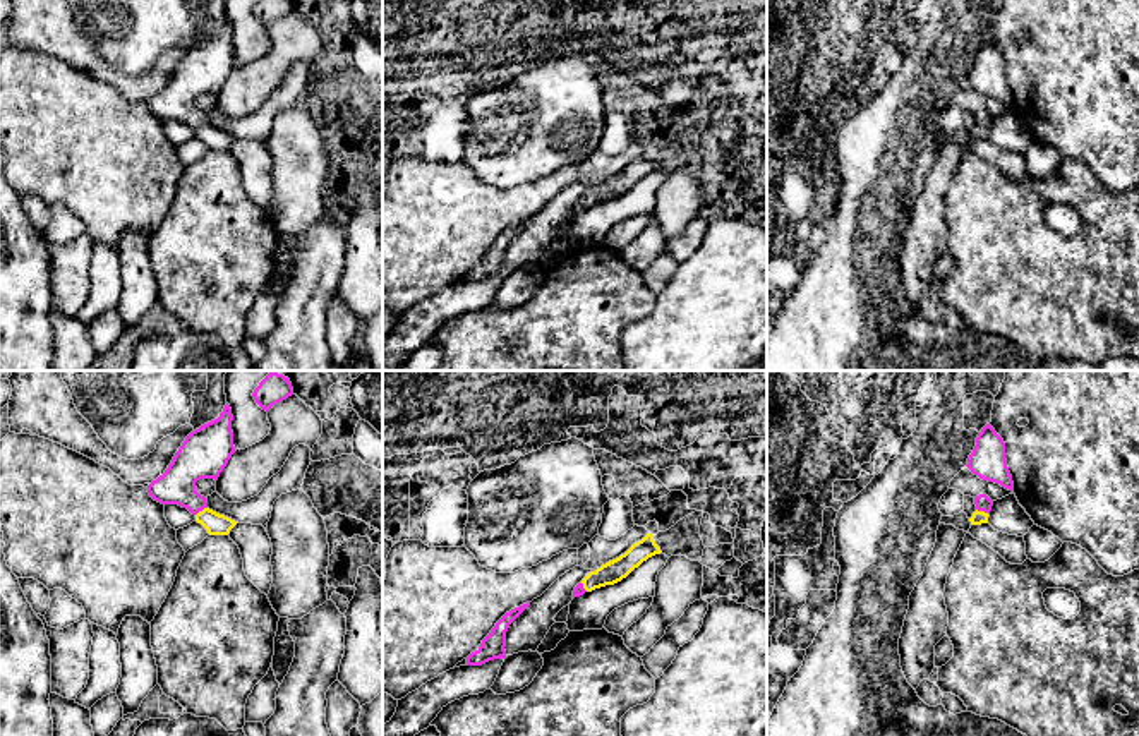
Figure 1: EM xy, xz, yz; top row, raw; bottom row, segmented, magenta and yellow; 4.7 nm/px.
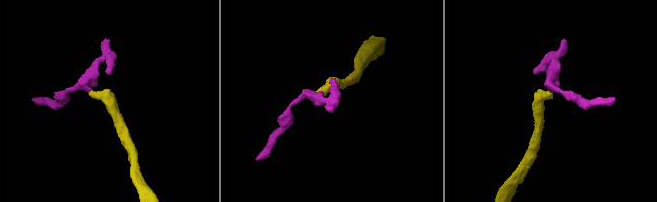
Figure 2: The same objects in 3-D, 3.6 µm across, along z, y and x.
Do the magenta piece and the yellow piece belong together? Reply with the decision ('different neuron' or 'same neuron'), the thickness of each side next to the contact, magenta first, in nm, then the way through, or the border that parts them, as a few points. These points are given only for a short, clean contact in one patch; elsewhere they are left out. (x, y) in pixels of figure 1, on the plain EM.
same neuron; calibres 200 and 100 nm; way xy (199, 72), (187, 112), (201, 126), (215, 139)

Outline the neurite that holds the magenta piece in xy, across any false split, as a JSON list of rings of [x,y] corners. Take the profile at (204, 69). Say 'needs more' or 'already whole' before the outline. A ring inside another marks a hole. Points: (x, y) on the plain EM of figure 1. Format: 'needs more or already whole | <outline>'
needs more | [[[226,19],[218,34],[185,53],[165,89],[148,101],[148,108],[154,117],[187,124],[209,151],[228,151],[238,139],[209,125],[208,113],[196,106],[196,98],[201,94],[218,96],[237,67],[232,36],[232,24]]]

